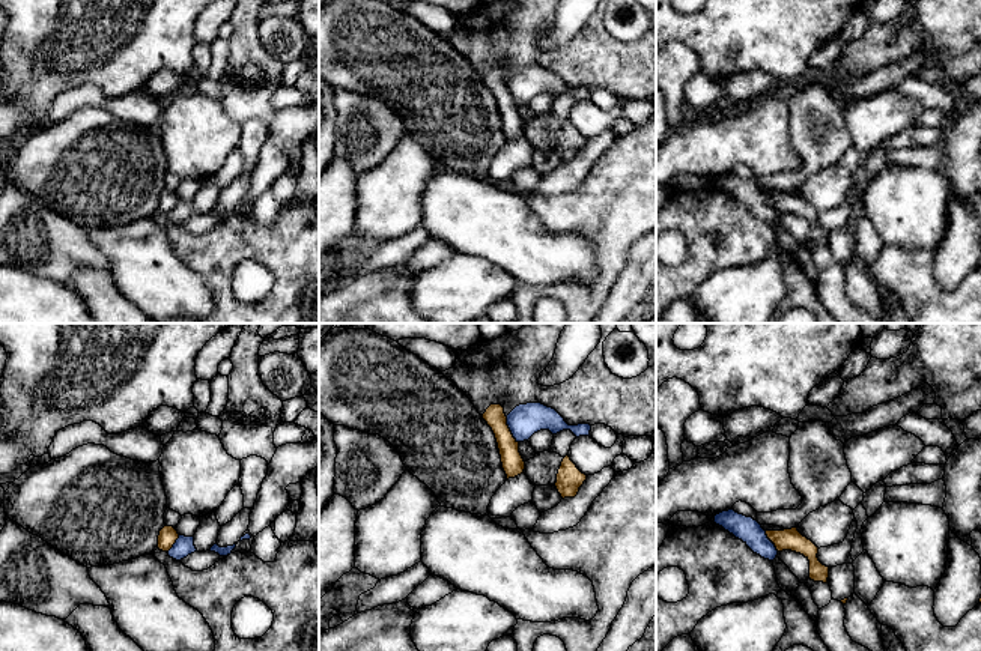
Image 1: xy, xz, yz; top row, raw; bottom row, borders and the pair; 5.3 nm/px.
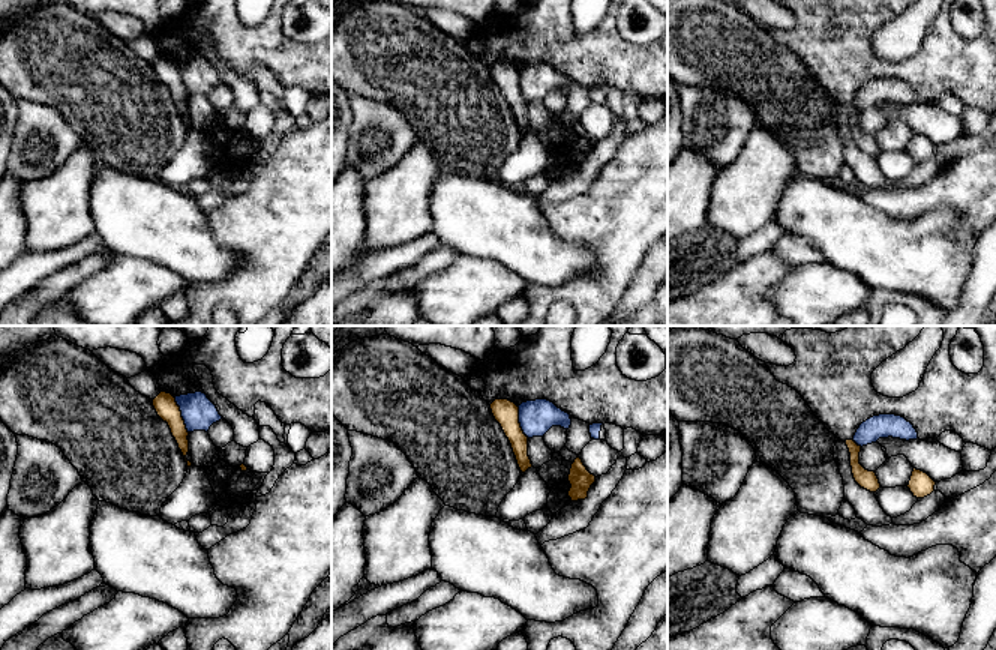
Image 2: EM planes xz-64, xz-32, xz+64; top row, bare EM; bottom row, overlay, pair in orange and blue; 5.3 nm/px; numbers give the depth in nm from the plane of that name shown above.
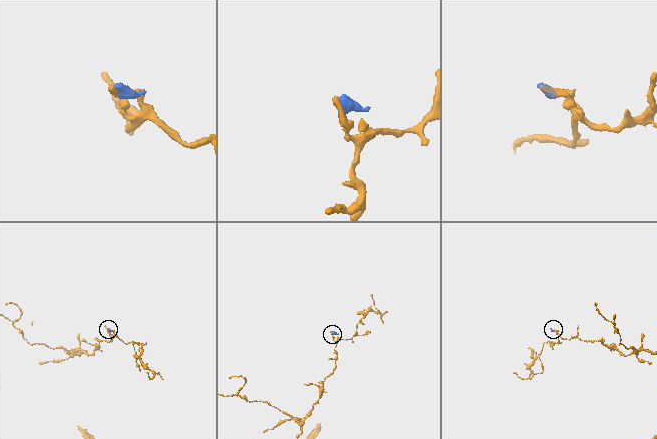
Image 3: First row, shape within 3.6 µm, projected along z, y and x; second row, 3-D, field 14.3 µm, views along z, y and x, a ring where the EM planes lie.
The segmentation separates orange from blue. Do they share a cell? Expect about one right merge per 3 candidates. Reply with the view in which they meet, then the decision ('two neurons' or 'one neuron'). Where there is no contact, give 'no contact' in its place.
contact in xz; two neurons

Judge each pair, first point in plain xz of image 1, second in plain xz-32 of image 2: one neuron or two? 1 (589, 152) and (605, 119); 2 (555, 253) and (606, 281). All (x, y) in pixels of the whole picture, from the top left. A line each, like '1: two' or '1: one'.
1: two
2: two

